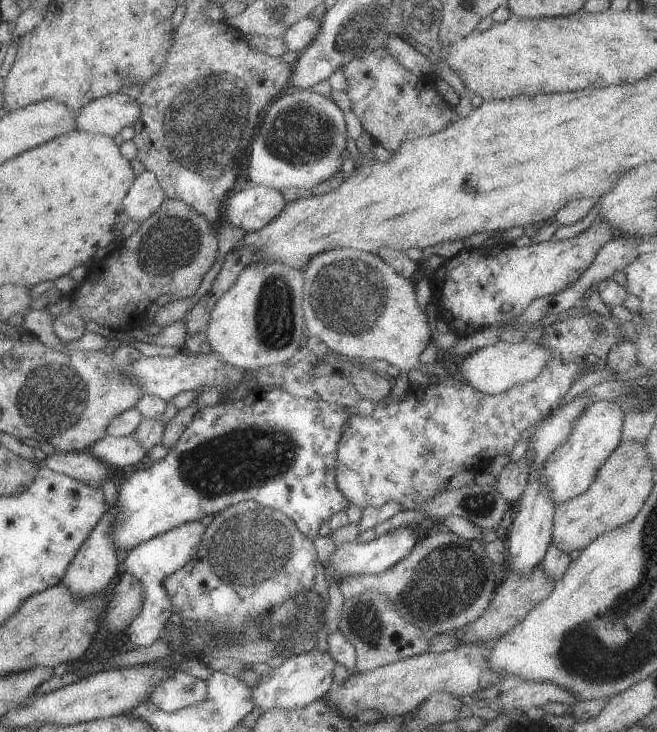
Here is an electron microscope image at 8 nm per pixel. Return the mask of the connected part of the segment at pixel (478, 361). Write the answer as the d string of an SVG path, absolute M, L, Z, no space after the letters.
M498 340L480 350L465 356L457 366L457 375L462 382L469 384L474 390L487 395L502 394L512 387L524 385L543 371L549 359L549 351L534 341L507 343Z

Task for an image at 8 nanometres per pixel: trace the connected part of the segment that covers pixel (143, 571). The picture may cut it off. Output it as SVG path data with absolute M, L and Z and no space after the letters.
M192 521L174 527L168 532L141 542L128 551L124 560L126 572L133 574L143 584L145 599L140 614L127 626L127 636L135 646L152 646L161 638L165 626L173 612L165 580L173 572L180 570L194 558L202 544L202 537L207 528L200 521Z

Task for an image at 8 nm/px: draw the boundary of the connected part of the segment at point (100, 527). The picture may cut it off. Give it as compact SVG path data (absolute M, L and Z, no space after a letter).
M106 510L66 569L62 584L66 585L76 596L85 597L109 591L110 580L118 574L120 562L118 552L116 552L117 544L113 541L113 520L115 519L113 514L113 510Z

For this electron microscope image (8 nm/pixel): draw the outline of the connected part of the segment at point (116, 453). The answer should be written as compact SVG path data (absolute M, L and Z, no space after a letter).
M107 434L95 442L89 452L108 466L124 468L124 466L136 466L138 462L142 462L148 451L134 435L115 437Z

